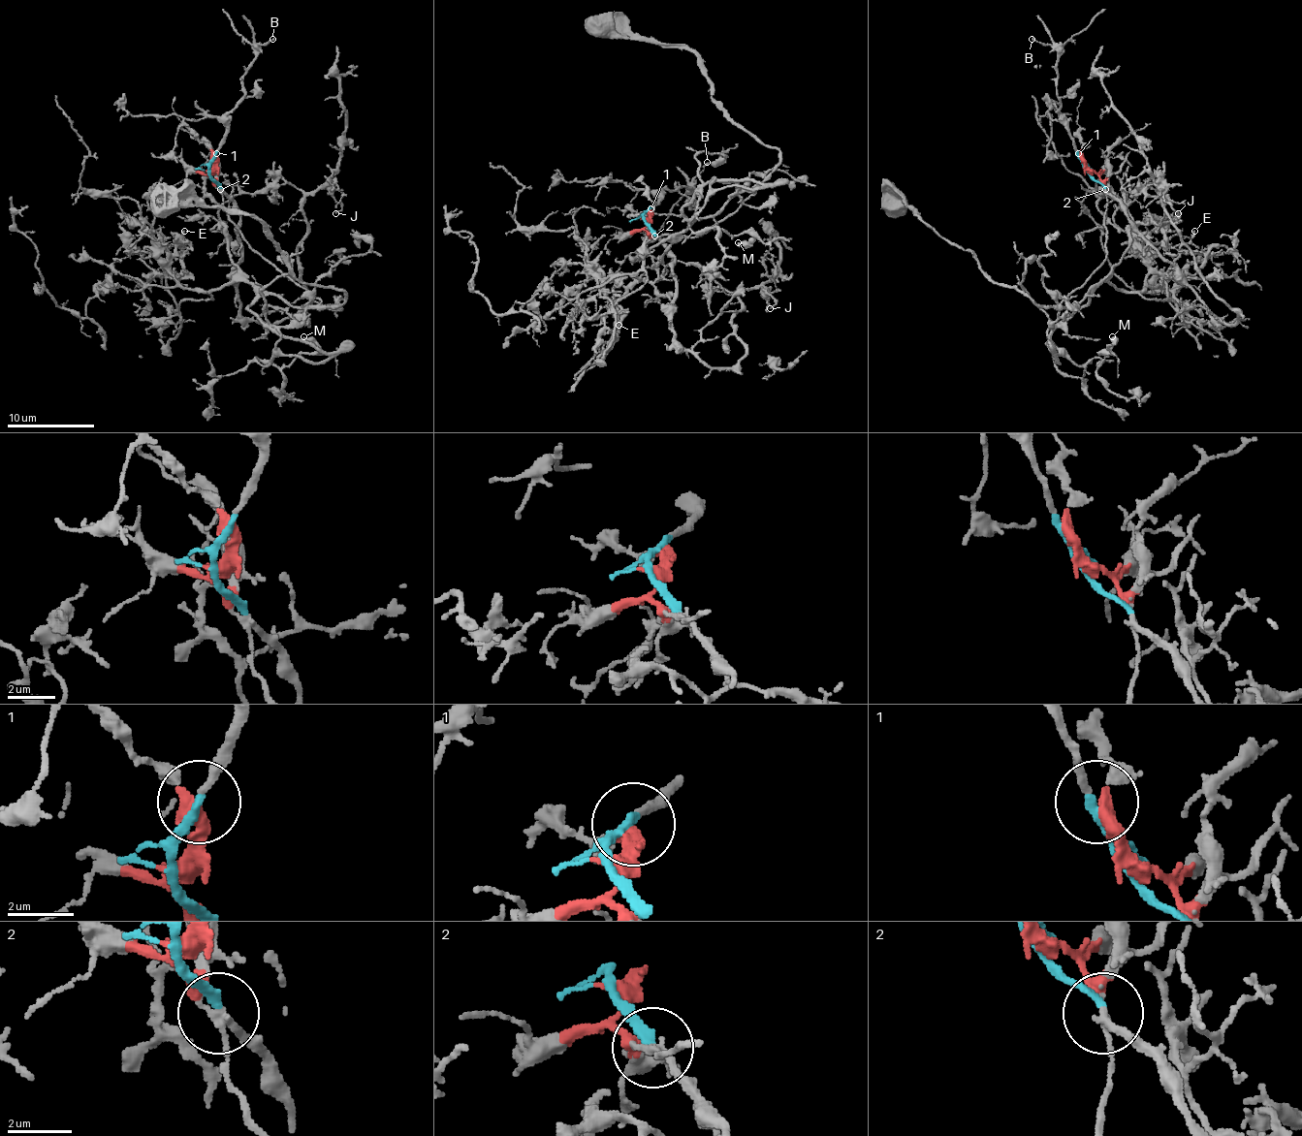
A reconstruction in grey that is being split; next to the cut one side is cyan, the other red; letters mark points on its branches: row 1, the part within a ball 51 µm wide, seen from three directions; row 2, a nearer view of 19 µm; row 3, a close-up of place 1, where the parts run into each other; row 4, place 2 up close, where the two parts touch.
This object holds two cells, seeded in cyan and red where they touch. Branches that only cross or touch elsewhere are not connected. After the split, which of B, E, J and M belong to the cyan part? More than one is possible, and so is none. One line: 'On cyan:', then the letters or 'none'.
On cyan: B, J

